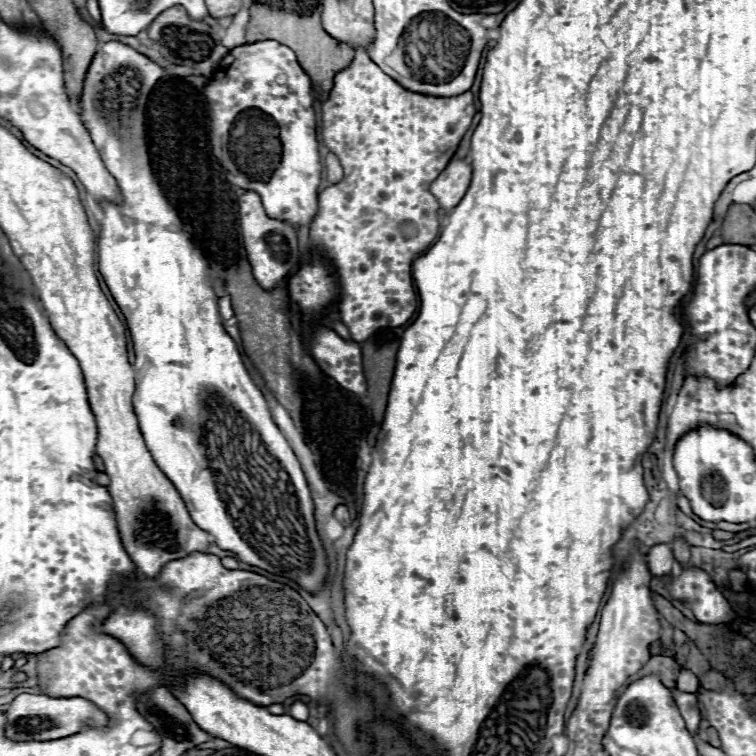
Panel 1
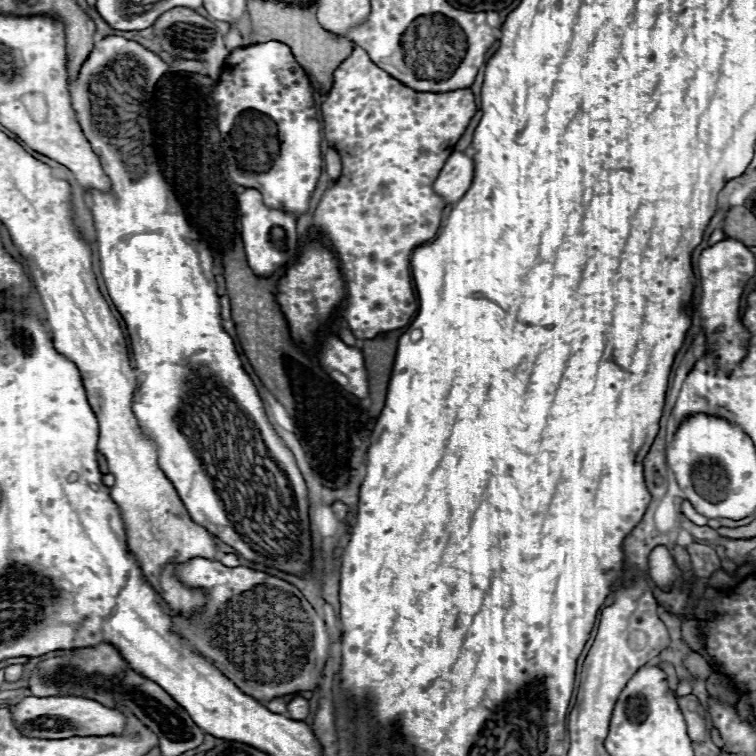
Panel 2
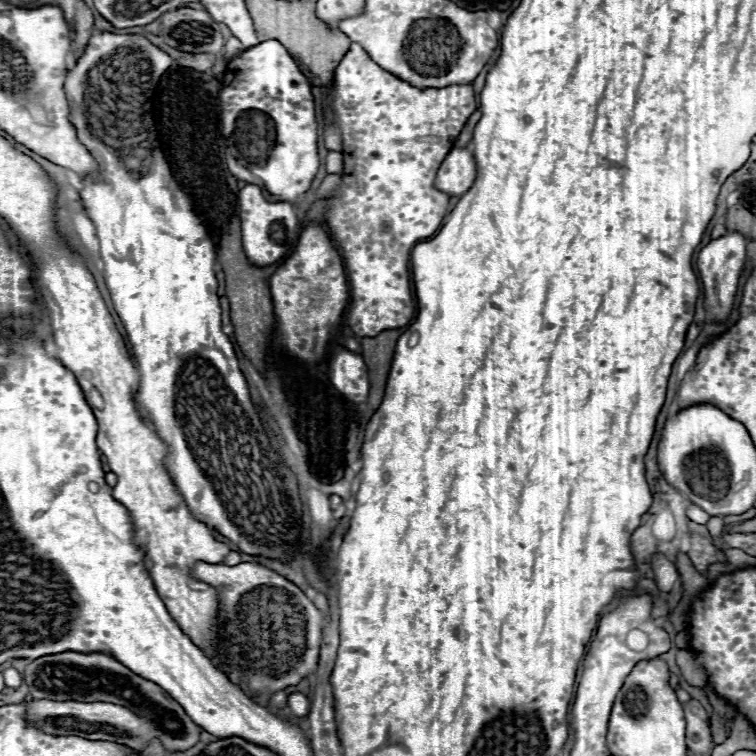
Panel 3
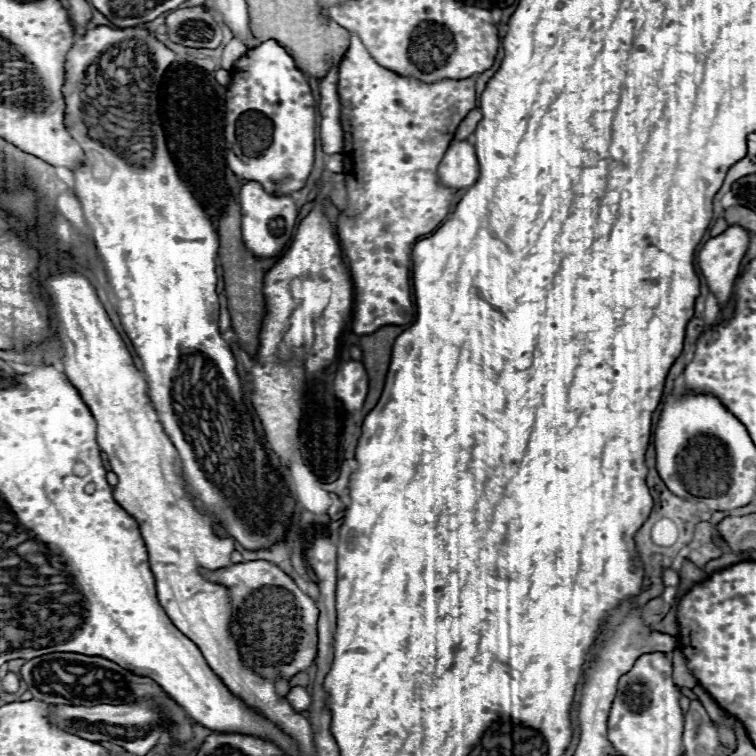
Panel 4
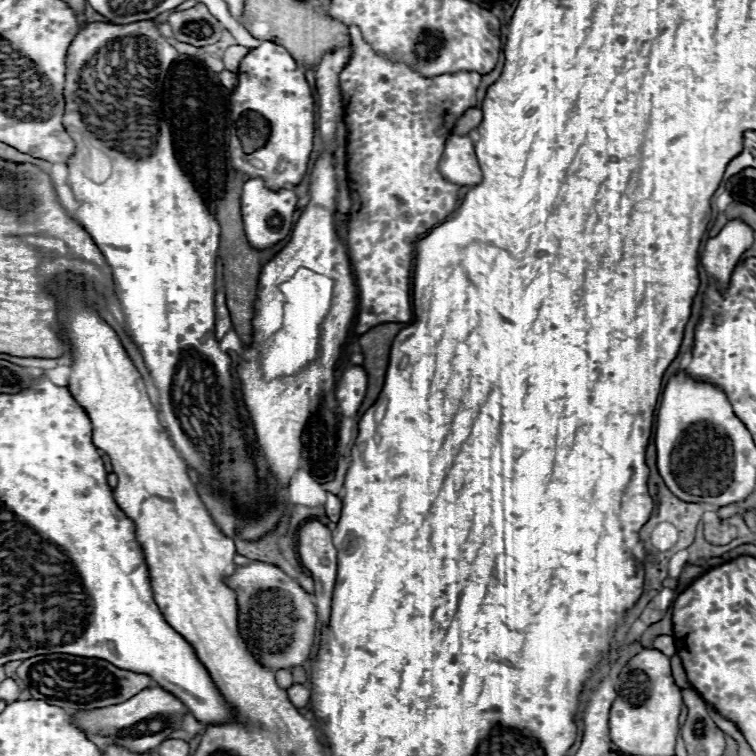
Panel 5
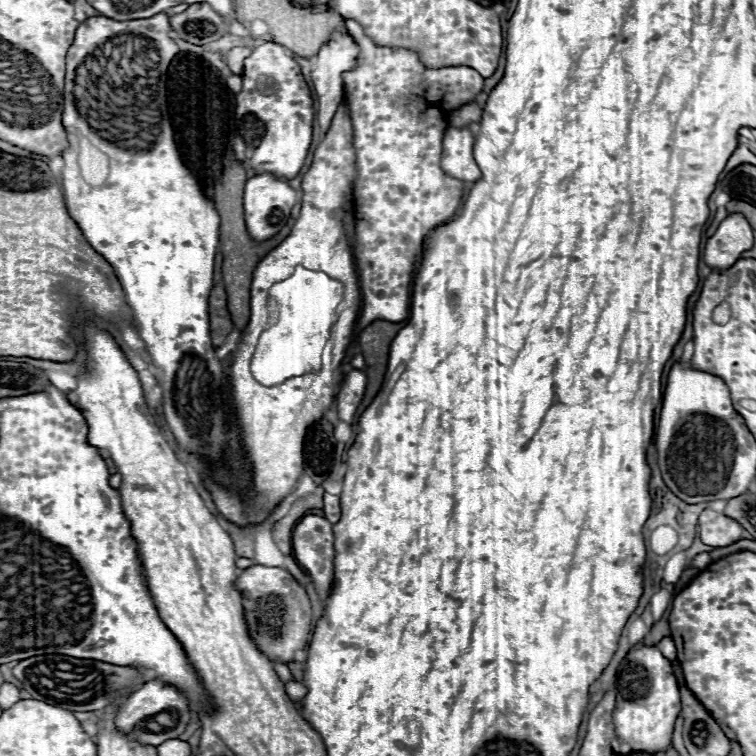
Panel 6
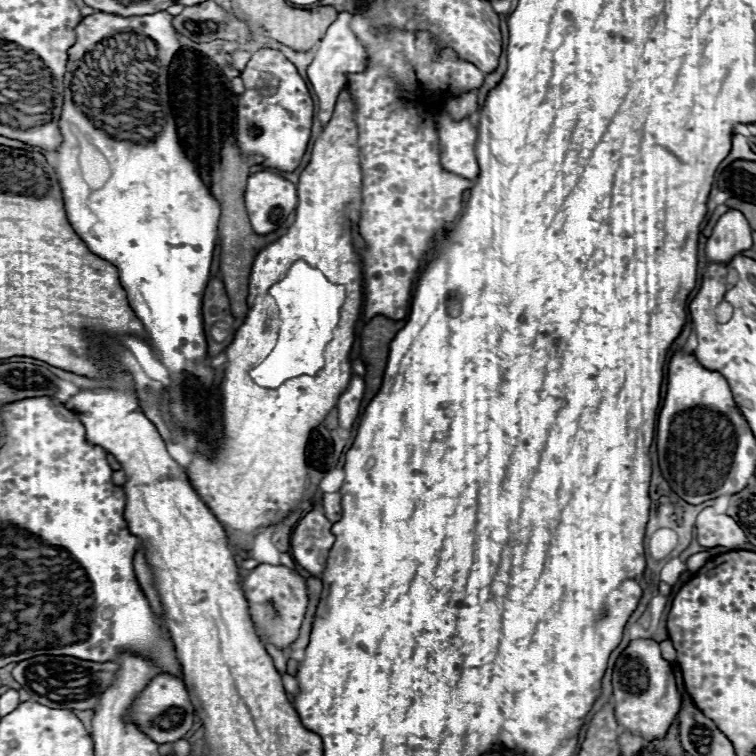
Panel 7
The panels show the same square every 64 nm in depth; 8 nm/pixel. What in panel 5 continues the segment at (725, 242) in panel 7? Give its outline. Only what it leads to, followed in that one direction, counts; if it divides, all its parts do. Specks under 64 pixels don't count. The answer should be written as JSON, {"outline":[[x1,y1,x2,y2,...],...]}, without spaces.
{"outline":[[728,220,718,236,708,238,700,262,706,272,716,278,720,288,728,284,734,266,740,262,742,254,752,246,752,234,754,230,742,220]]}

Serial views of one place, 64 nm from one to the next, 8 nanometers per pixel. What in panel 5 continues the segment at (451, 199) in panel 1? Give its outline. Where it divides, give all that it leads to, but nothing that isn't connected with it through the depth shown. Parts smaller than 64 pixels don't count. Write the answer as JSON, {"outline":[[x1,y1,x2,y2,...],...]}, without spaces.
{"outline":[[468,134,448,136,444,154,440,158,440,172,446,180,458,186,472,186,480,182,482,174,474,156,474,142,468,138]]}

